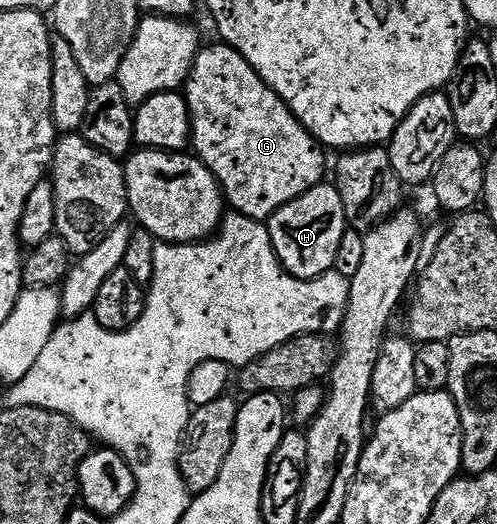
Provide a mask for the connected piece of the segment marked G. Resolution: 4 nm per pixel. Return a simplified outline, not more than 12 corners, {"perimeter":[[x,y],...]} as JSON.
{"perimeter":[[239,51],[198,52],[191,145],[268,222],[326,150]]}

